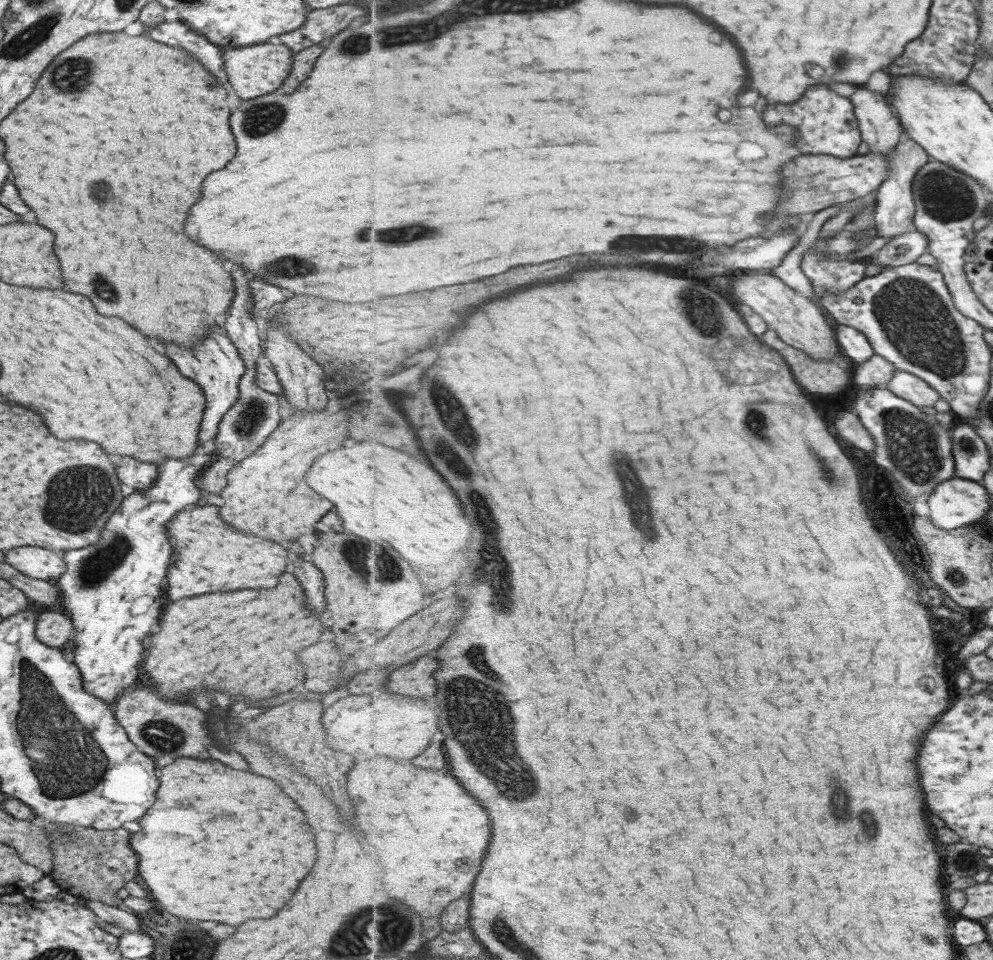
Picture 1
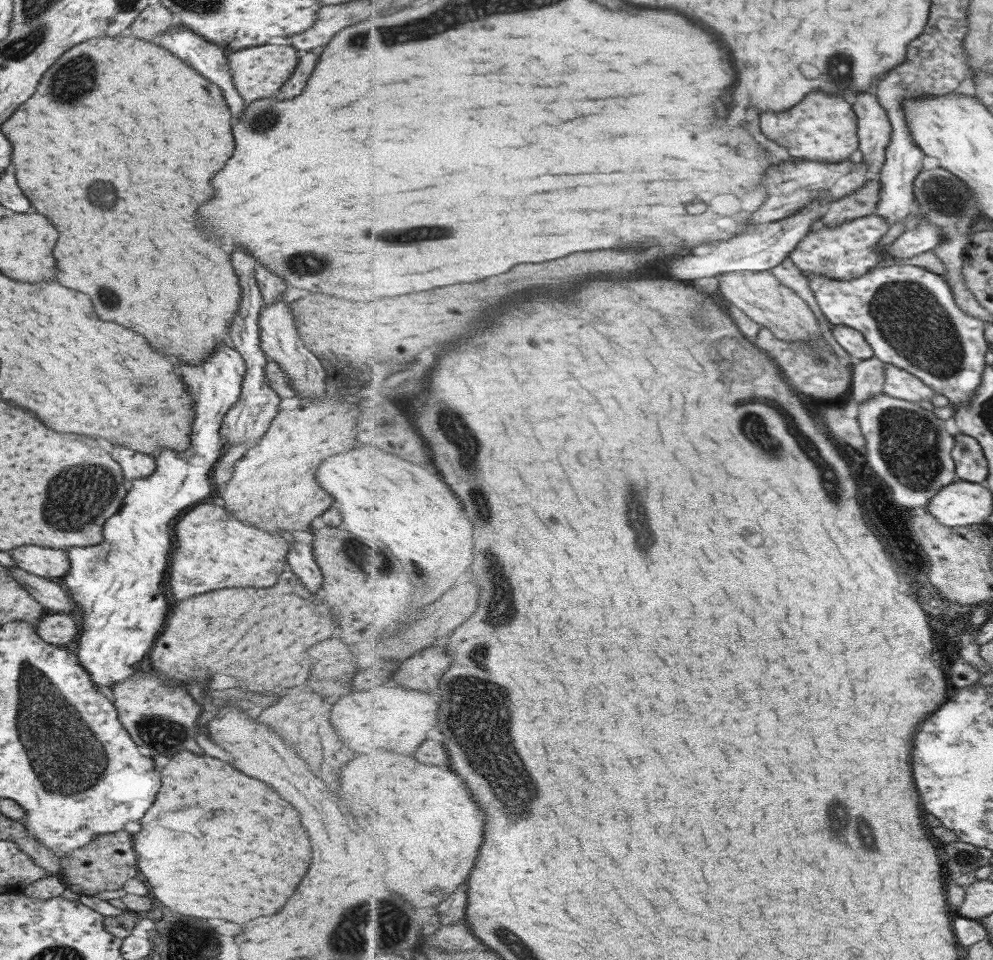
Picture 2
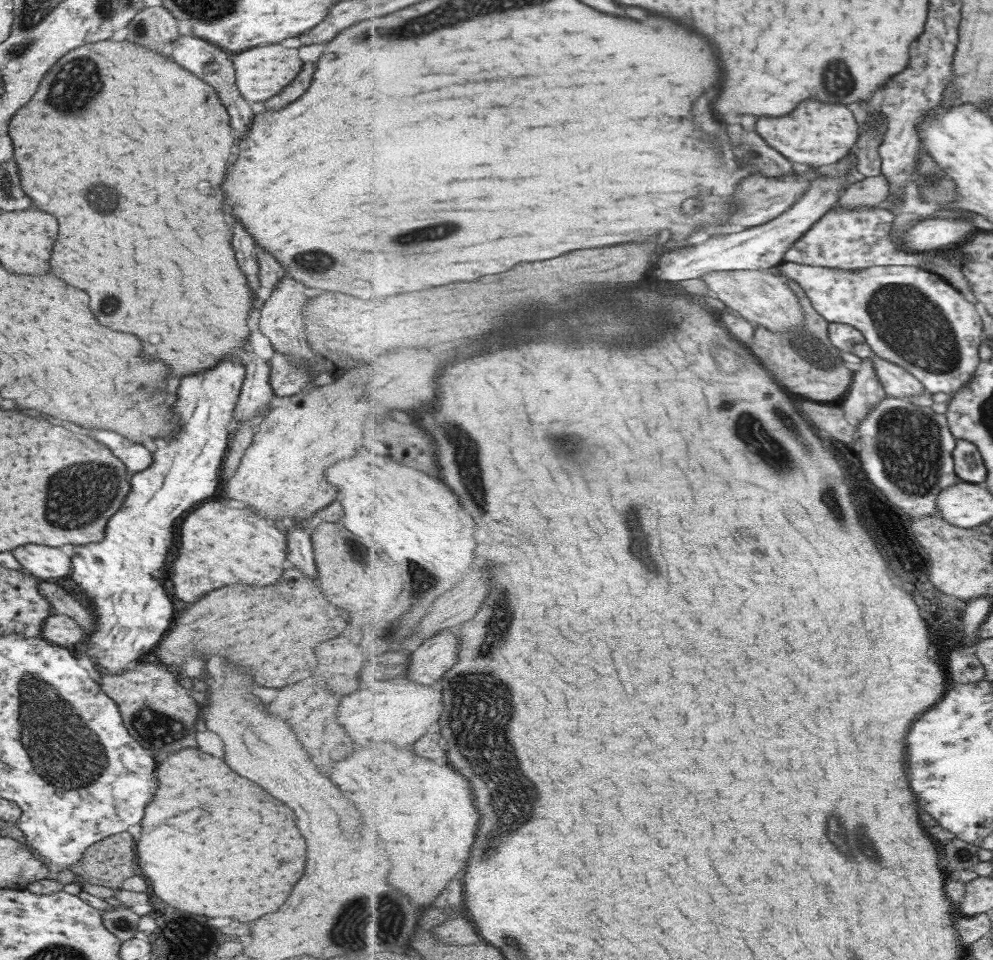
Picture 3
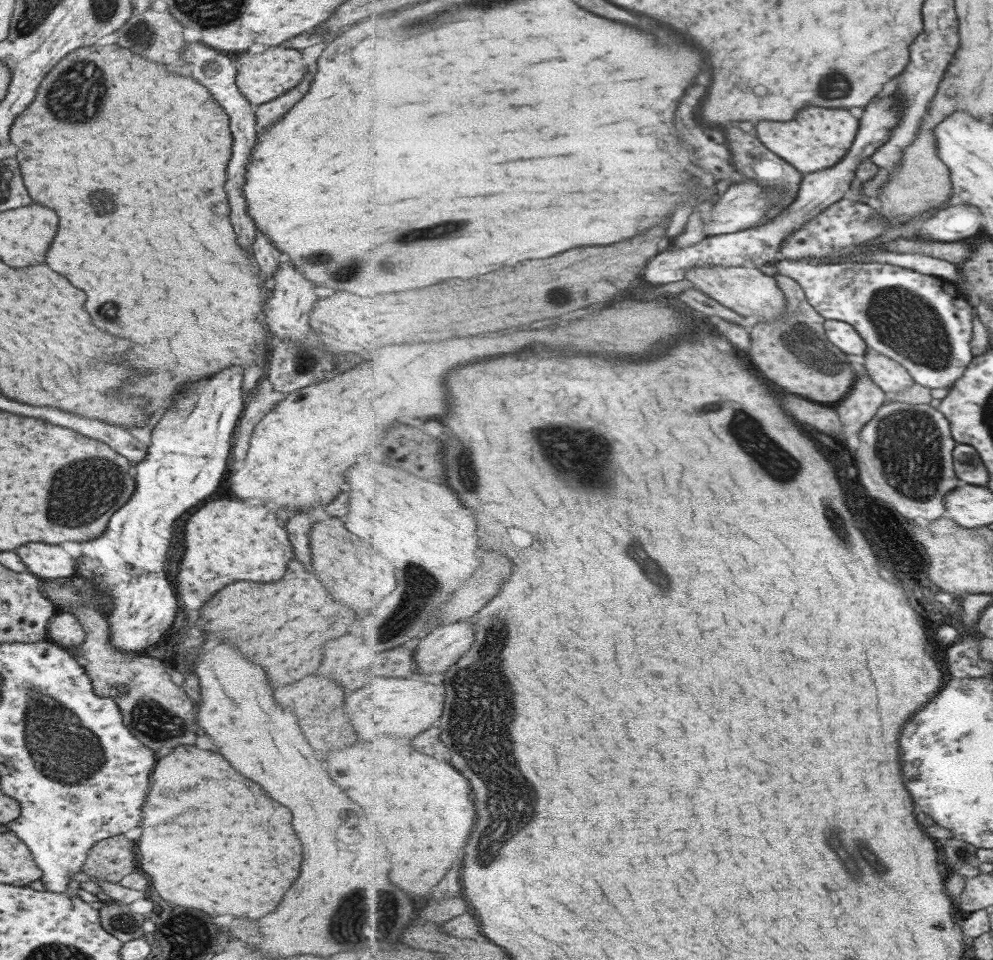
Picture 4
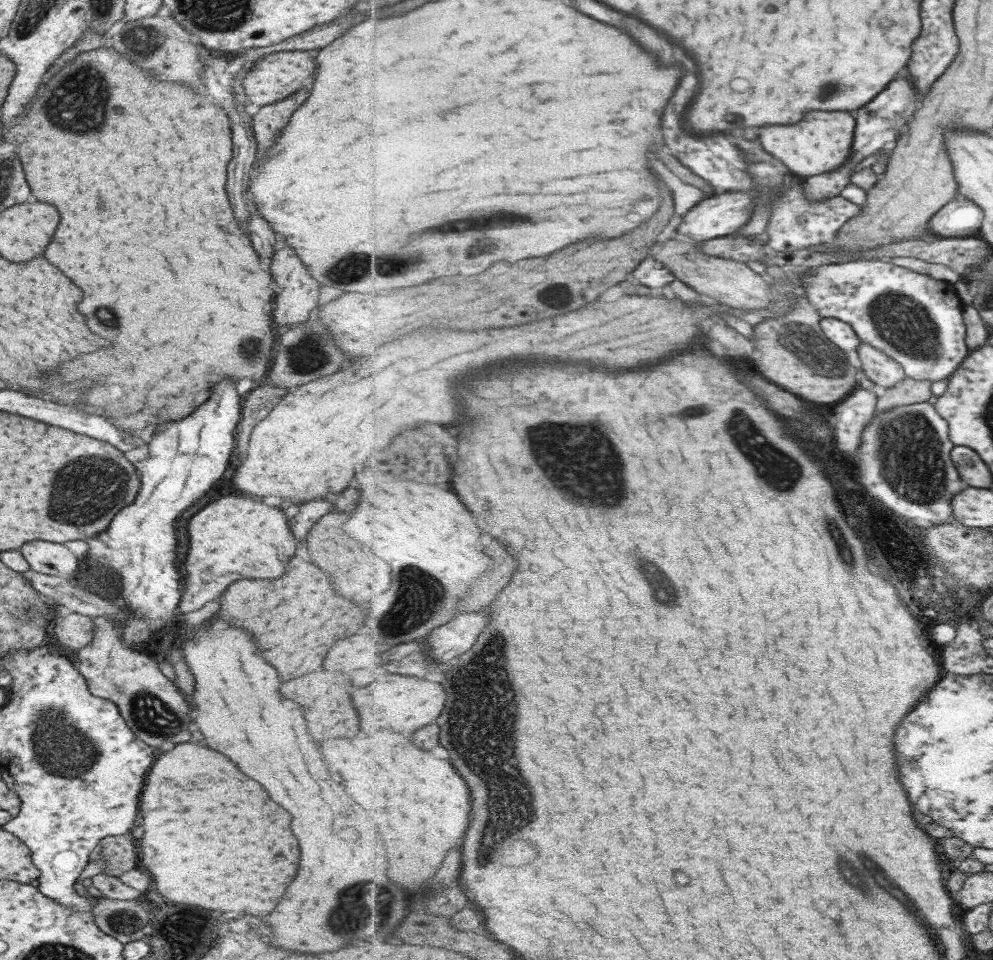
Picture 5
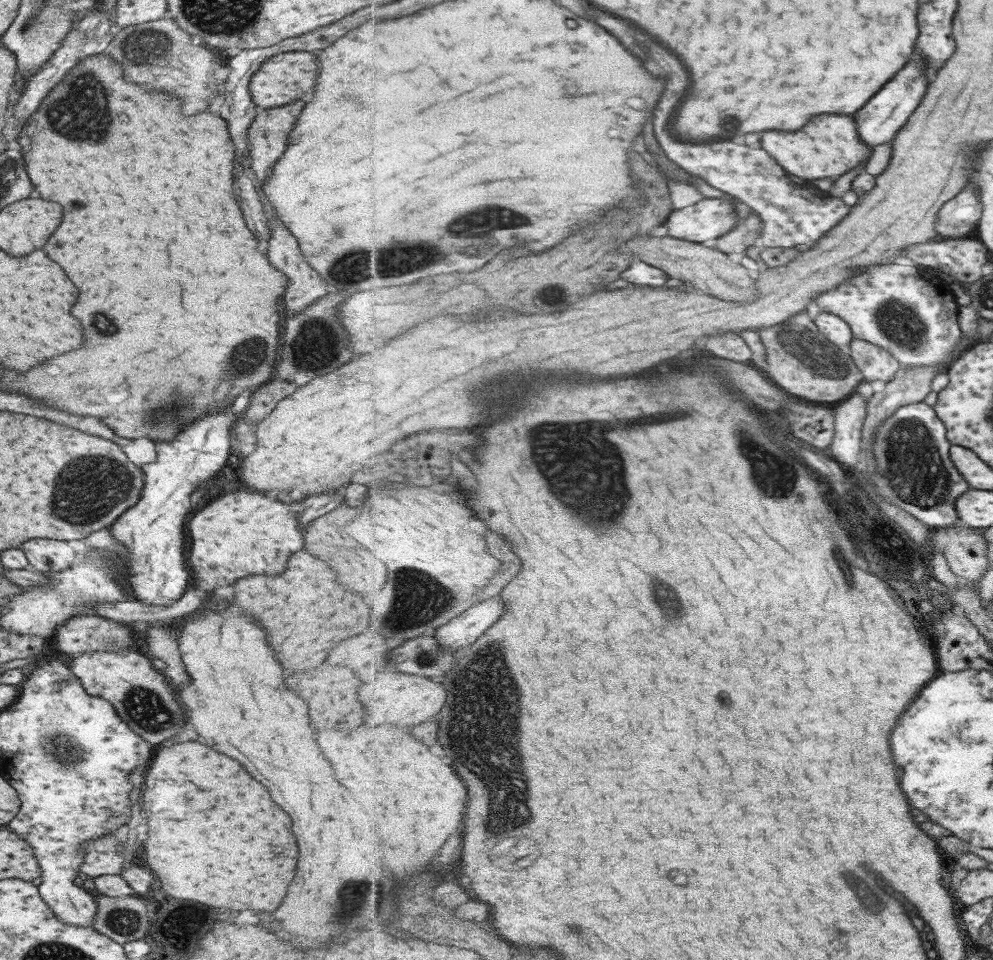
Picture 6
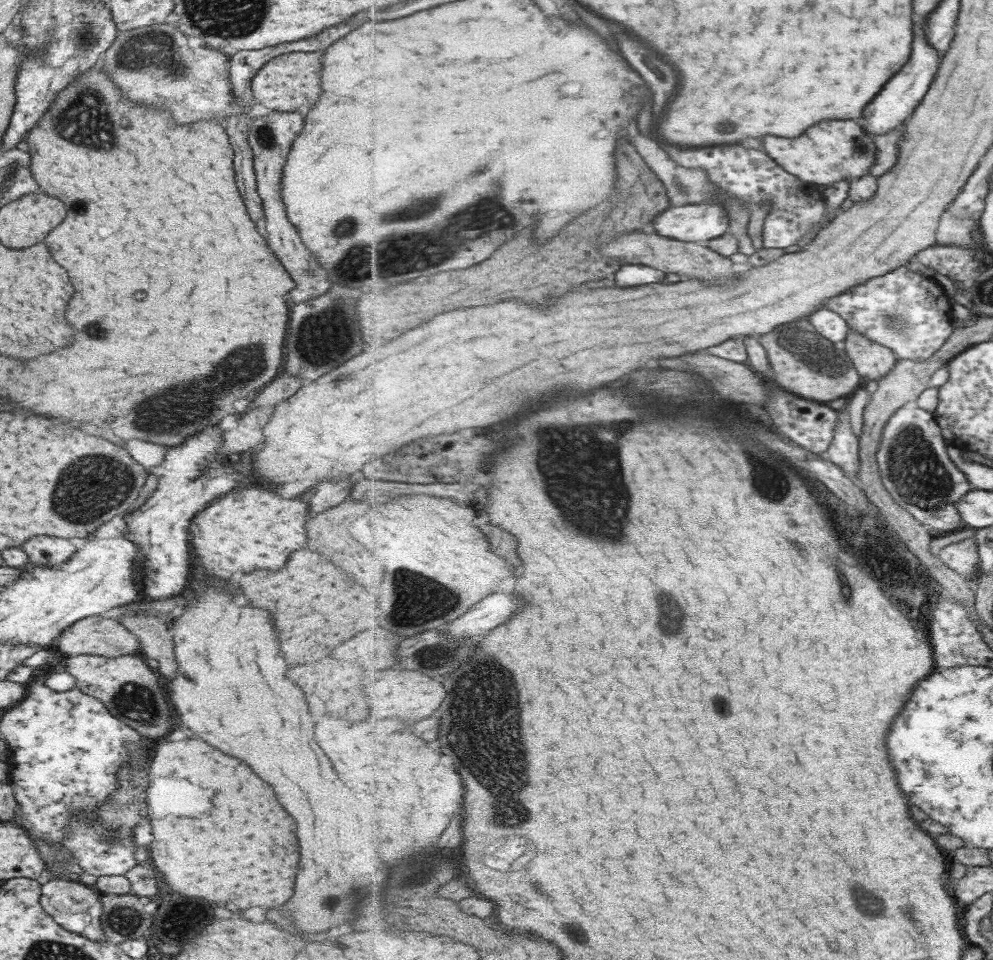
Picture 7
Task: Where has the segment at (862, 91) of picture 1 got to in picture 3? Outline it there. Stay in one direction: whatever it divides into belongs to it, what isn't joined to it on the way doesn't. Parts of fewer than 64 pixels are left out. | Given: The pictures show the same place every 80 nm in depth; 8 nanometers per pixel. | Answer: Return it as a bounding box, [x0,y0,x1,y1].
[856,101,886,178]

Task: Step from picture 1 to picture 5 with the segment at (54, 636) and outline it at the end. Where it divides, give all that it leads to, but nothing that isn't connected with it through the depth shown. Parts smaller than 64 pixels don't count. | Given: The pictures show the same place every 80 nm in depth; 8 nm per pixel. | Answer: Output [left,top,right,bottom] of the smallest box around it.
[50,611,94,650]

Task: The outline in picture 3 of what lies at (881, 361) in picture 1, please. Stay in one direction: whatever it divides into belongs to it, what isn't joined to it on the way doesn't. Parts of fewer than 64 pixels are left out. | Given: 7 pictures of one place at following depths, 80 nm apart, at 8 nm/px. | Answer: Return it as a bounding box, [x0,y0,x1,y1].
[839,361,888,427]

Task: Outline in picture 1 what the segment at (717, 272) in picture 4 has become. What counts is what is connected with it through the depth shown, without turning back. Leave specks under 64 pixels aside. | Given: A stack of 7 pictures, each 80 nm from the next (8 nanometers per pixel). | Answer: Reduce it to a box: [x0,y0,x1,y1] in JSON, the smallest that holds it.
[730,271,843,365]

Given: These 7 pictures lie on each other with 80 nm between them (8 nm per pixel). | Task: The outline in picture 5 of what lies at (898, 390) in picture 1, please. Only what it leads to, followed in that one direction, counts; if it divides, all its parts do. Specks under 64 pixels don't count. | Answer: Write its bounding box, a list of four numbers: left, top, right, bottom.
[857,342,908,390]

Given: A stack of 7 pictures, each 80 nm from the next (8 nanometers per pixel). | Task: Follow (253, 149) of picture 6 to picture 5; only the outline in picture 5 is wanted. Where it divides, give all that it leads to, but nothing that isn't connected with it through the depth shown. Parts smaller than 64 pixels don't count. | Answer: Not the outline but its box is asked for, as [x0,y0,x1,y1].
[250,88,307,158]

